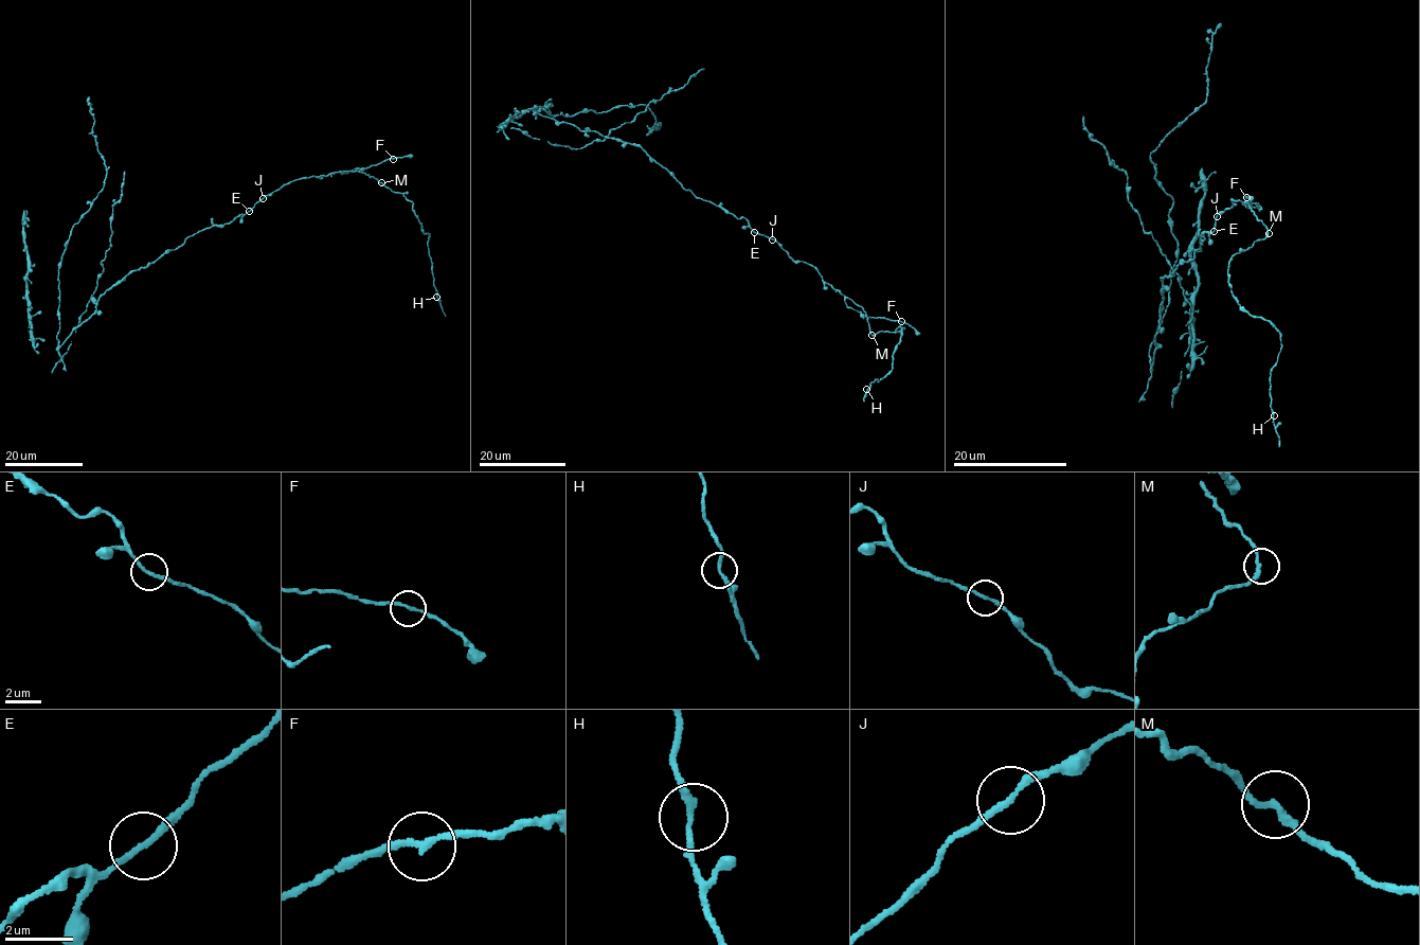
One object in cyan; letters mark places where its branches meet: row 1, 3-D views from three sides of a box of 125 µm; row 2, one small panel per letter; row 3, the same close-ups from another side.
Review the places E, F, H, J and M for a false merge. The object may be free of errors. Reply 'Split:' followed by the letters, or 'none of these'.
Split: none of these

